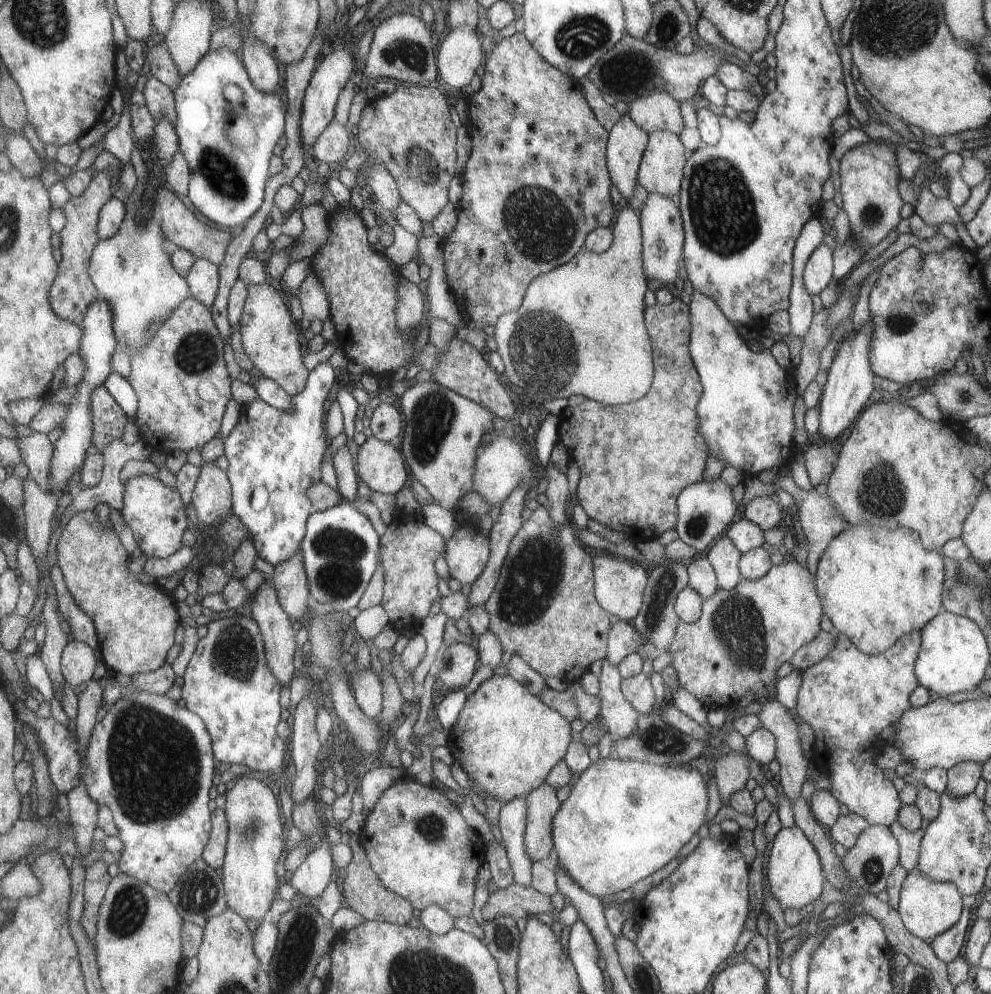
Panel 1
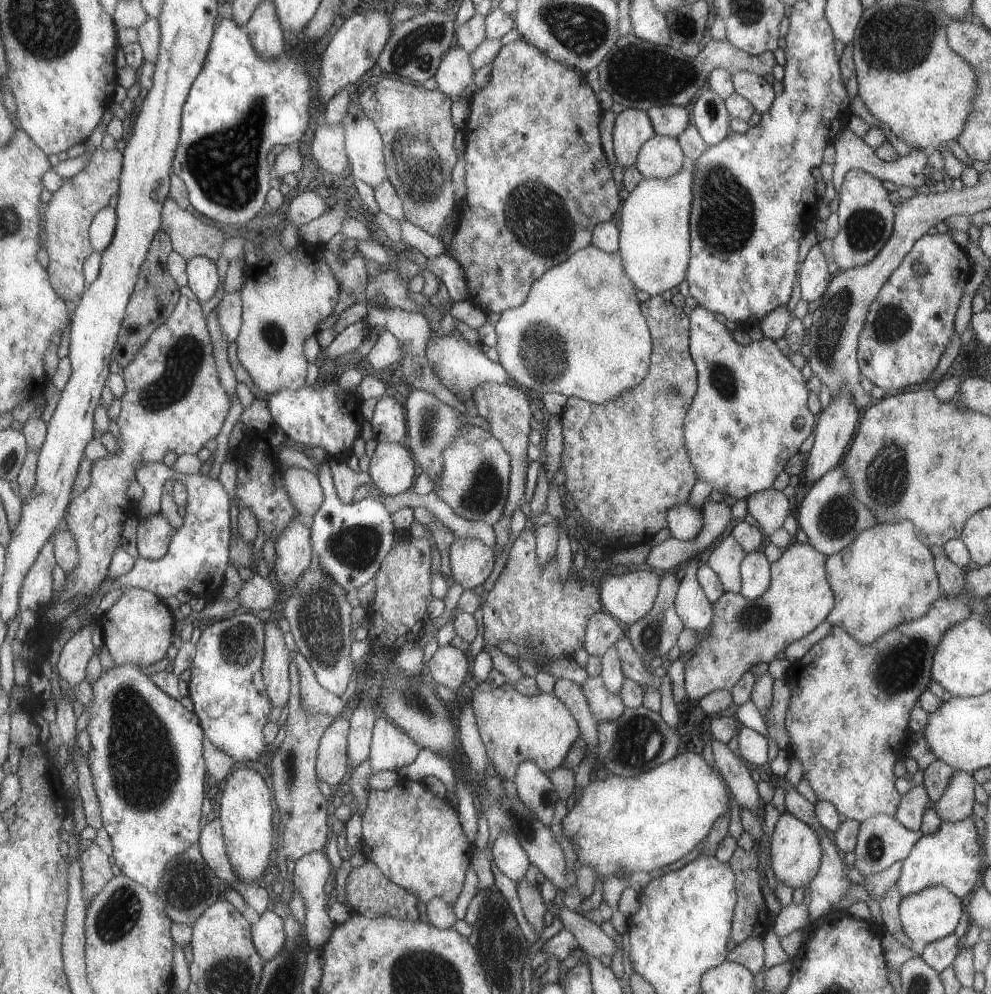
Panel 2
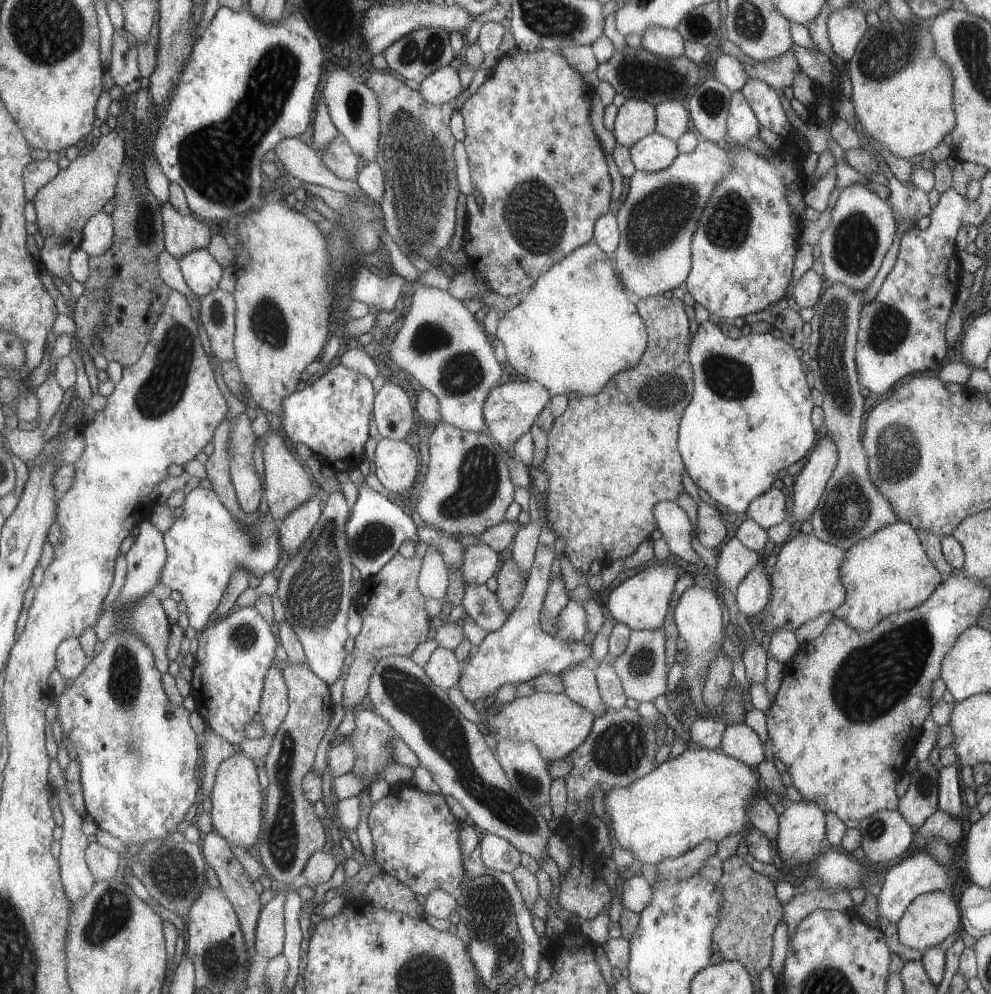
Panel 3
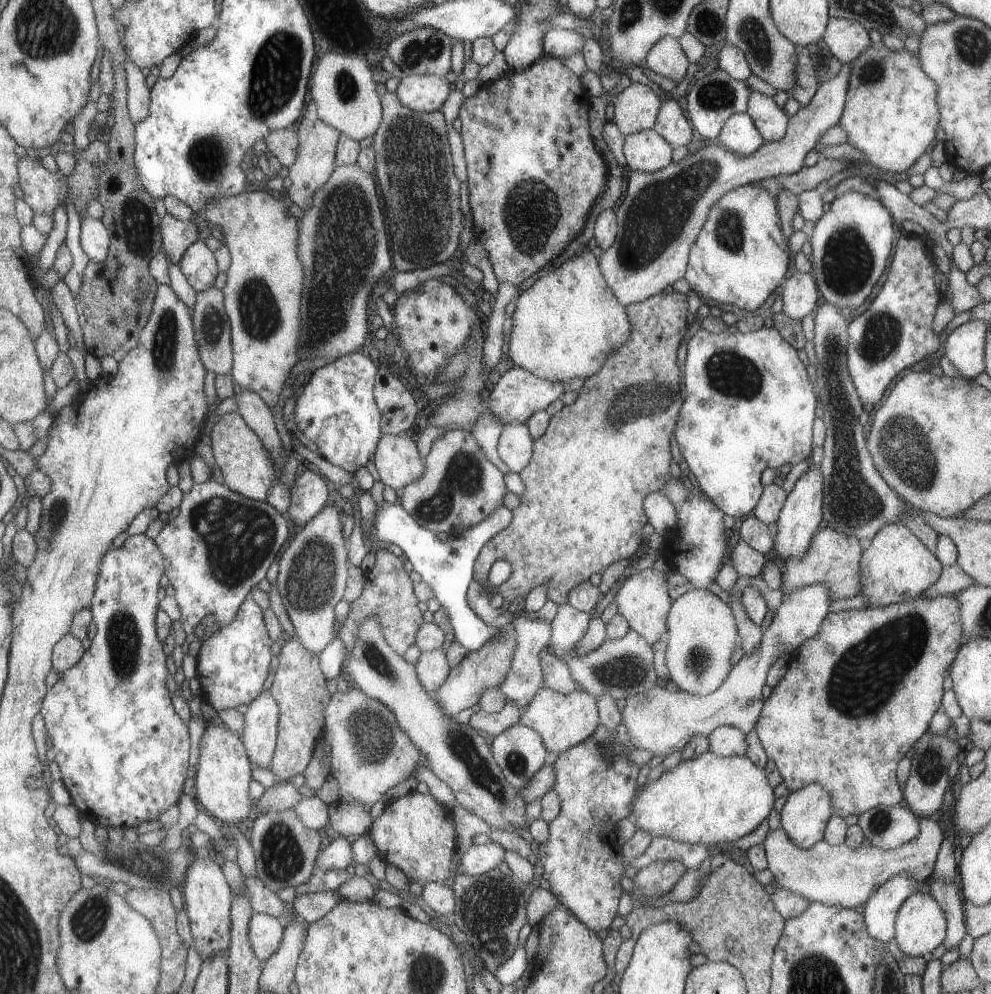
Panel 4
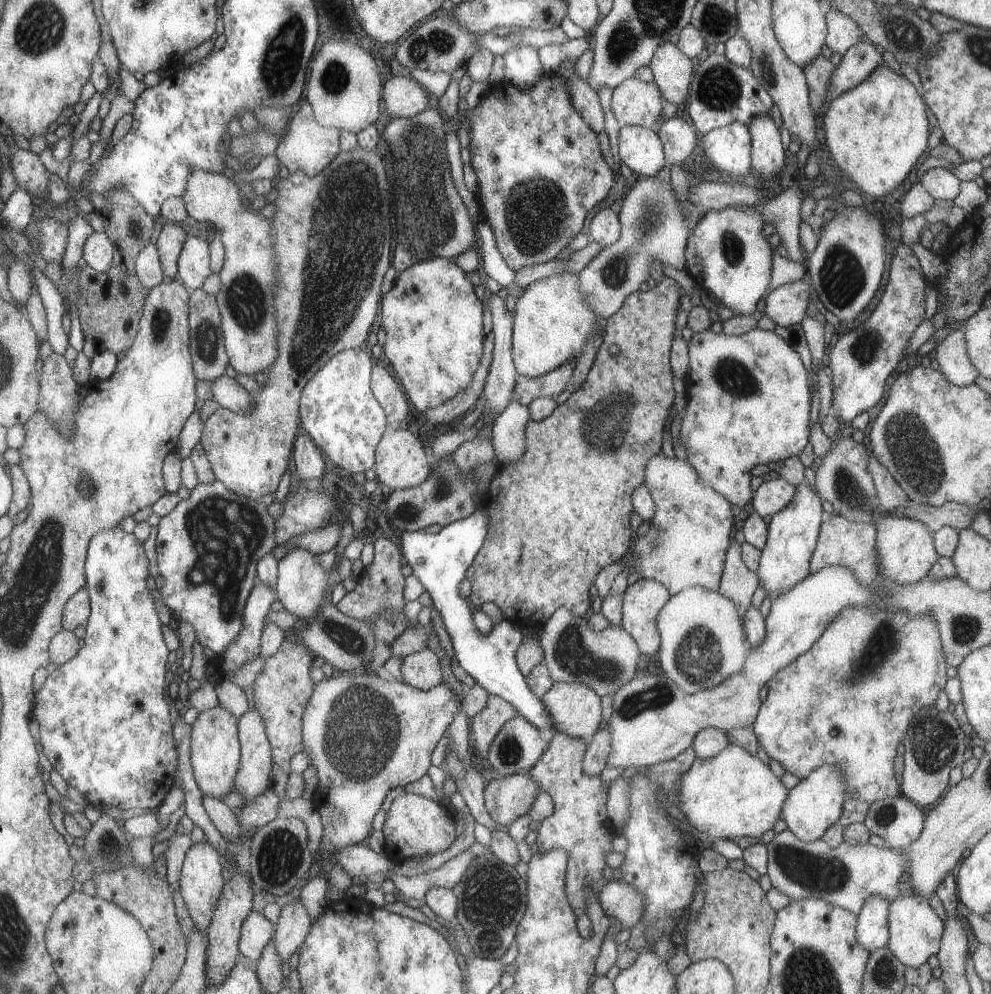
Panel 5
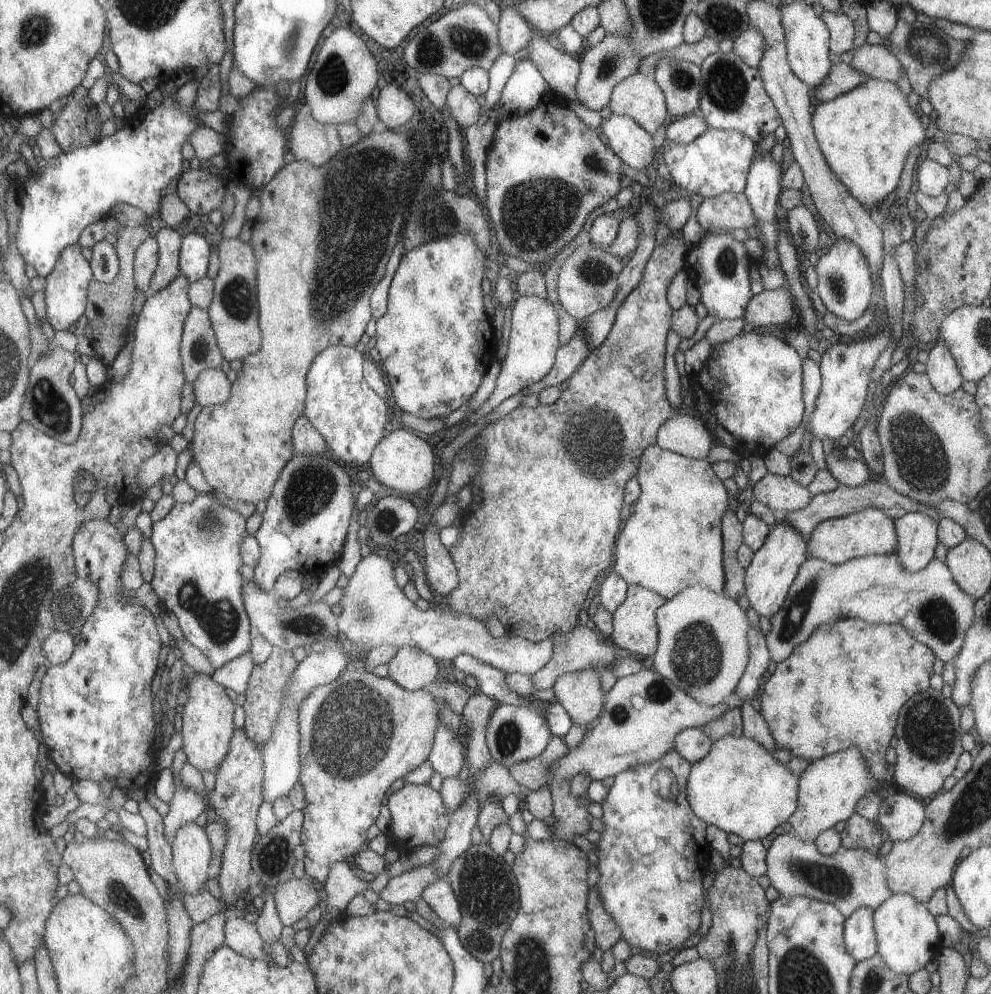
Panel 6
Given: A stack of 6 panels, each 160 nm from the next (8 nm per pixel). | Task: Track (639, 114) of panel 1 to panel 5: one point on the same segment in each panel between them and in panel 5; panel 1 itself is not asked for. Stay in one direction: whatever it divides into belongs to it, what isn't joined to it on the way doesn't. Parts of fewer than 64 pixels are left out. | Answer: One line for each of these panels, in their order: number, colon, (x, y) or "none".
2: (670, 120)
3: (671, 118)
4: (671, 125)
5: (678, 137)

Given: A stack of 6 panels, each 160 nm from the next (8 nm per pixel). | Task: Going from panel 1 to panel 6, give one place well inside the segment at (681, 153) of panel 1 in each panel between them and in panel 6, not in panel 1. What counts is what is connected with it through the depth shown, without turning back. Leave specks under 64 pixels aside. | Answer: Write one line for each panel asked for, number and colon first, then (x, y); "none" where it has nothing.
2: (660, 157)
3: (654, 152)
4: (645, 151)
5: (640, 149)
6: (627, 139)

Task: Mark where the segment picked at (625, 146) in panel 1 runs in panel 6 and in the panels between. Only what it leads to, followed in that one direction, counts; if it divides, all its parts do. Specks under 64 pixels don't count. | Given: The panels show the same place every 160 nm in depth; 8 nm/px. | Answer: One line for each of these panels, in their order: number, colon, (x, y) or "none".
2: (632, 127)
3: (635, 119)
4: (634, 110)
5: (633, 102)
6: (637, 96)

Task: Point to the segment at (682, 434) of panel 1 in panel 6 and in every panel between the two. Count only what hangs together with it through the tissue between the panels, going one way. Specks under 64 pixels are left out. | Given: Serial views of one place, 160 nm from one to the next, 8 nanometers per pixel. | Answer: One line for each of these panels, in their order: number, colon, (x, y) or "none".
2: (625, 462)
3: (610, 457)
4: (582, 509)
5: (561, 513)
6: (544, 517)

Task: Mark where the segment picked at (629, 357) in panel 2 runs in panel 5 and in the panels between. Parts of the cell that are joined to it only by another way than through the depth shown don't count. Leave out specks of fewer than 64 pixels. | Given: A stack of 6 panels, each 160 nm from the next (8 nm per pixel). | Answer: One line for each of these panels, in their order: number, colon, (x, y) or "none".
3: (573, 331)
4: (565, 325)
5: (551, 321)

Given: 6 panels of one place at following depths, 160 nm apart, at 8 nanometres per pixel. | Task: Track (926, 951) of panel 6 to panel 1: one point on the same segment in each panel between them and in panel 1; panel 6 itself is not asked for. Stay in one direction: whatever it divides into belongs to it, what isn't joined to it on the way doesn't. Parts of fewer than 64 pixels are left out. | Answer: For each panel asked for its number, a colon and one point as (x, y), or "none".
1: (927, 908)
2: (931, 914)
3: (929, 918)
4: (920, 924)
5: (914, 931)

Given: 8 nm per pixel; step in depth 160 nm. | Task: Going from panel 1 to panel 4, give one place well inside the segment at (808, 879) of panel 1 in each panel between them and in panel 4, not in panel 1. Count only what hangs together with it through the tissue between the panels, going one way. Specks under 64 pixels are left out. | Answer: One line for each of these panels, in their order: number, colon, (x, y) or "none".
2: (794, 846)
3: (800, 834)
4: (806, 812)

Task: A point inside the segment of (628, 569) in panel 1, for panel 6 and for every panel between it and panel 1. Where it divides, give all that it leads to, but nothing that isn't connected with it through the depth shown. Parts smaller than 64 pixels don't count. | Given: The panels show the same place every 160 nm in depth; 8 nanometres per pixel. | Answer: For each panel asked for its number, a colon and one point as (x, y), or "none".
2: (627, 596)
3: (640, 602)
4: (642, 600)
5: (641, 601)
6: (634, 628)

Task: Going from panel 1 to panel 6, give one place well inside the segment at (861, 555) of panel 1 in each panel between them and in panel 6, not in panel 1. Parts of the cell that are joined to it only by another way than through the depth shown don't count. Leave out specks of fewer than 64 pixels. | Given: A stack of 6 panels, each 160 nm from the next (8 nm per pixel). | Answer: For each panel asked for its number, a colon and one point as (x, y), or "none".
2: (885, 576)
3: (888, 572)
4: (895, 566)
5: (906, 548)
6: (916, 534)

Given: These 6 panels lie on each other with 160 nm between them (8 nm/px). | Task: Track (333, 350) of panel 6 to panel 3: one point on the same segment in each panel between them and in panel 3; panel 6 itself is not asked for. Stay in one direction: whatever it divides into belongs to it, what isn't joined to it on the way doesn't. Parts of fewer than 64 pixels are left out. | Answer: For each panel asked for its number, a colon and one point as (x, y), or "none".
3: (332, 416)
4: (338, 412)
5: (339, 409)

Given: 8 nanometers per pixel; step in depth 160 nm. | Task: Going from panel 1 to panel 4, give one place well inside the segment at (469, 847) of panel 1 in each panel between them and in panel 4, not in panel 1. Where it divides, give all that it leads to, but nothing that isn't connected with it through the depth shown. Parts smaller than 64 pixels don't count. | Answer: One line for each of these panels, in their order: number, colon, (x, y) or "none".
2: (416, 838)
3: (416, 835)
4: (415, 833)

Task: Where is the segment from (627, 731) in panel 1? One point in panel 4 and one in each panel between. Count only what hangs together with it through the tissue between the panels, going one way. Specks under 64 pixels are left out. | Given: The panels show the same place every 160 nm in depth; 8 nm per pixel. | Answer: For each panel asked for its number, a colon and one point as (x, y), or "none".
2: (604, 705)
3: (579, 683)
4: (556, 677)

